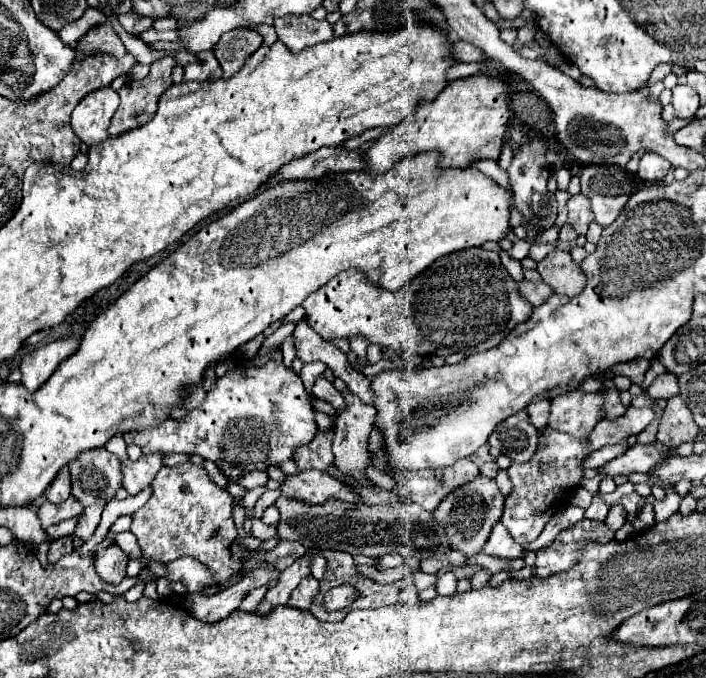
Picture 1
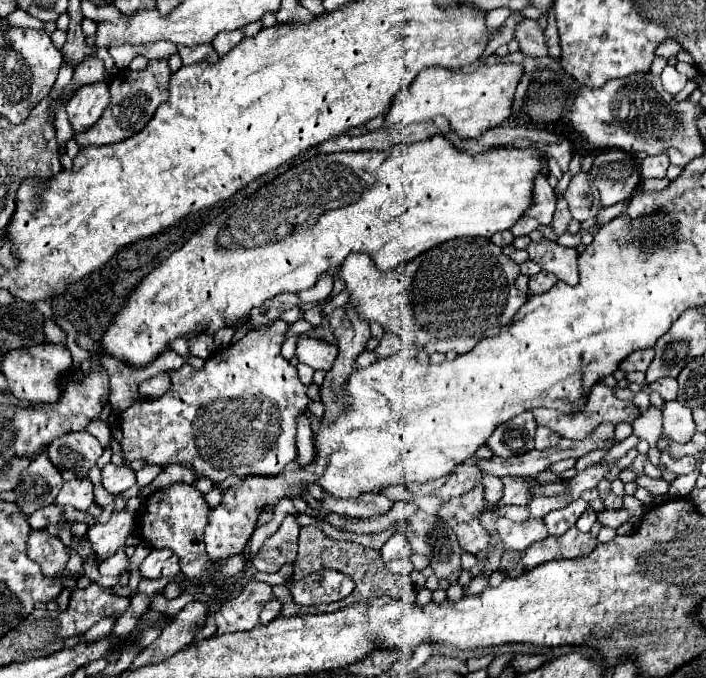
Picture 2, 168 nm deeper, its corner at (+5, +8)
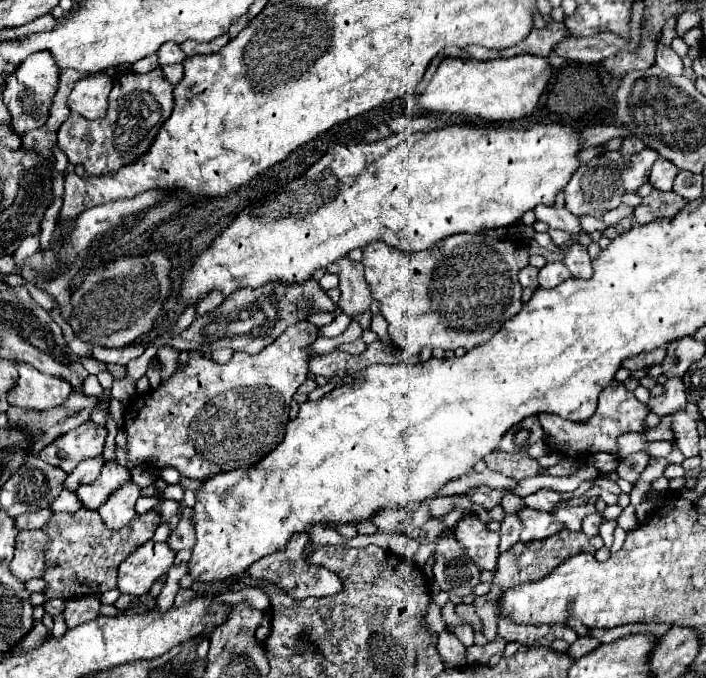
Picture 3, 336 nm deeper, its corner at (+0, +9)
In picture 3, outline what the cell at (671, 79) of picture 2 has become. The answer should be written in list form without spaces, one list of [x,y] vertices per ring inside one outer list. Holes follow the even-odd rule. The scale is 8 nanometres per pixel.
[[[658,42],[658,52],[656,52],[656,64],[662,66],[662,70],[670,76],[682,76],[684,74],[684,64],[682,58],[672,50],[672,48],[664,48]]]

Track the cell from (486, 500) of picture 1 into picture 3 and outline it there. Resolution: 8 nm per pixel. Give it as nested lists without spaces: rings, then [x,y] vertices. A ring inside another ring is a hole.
[[[474,512],[464,514],[464,518],[456,524],[454,536],[464,546],[466,554],[476,562],[480,570],[496,568],[496,560],[500,556],[498,552],[500,536],[496,532],[486,530]]]

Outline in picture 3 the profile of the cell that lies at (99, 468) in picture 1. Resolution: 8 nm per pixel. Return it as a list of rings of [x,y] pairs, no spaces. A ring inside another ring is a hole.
[[[84,422],[76,430],[58,436],[38,456],[56,468],[62,468],[68,474],[82,460],[102,456],[104,440],[106,440],[106,428],[96,426],[92,422]]]

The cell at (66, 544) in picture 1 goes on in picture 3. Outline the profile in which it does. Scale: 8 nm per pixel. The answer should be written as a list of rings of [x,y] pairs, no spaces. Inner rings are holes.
[[[24,530],[16,540],[16,554],[10,564],[10,570],[20,580],[42,578],[46,572],[44,548],[50,546],[50,538],[44,530]]]

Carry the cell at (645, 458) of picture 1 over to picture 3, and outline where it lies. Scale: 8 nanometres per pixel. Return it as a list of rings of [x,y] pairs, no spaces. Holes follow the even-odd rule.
[[[538,490],[524,498],[526,506],[530,506],[534,510],[544,510],[544,512],[554,512],[556,506],[568,504],[568,500],[570,500],[568,494],[556,492],[556,490]]]

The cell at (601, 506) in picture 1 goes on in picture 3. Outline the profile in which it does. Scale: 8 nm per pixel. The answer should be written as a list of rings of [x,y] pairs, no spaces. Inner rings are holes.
[[[598,512],[586,516],[586,518],[582,520],[582,532],[584,532],[586,536],[594,536],[594,534],[598,534],[598,526],[600,526],[600,522],[602,522],[602,514],[598,514]]]

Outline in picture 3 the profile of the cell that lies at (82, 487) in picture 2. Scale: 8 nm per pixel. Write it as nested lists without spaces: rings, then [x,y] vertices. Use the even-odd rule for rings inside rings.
[[[94,458],[94,460],[84,460],[82,464],[78,464],[78,468],[74,468],[74,472],[68,474],[64,486],[70,492],[76,492],[82,484],[90,484],[100,476],[100,470],[104,466],[102,458]]]

